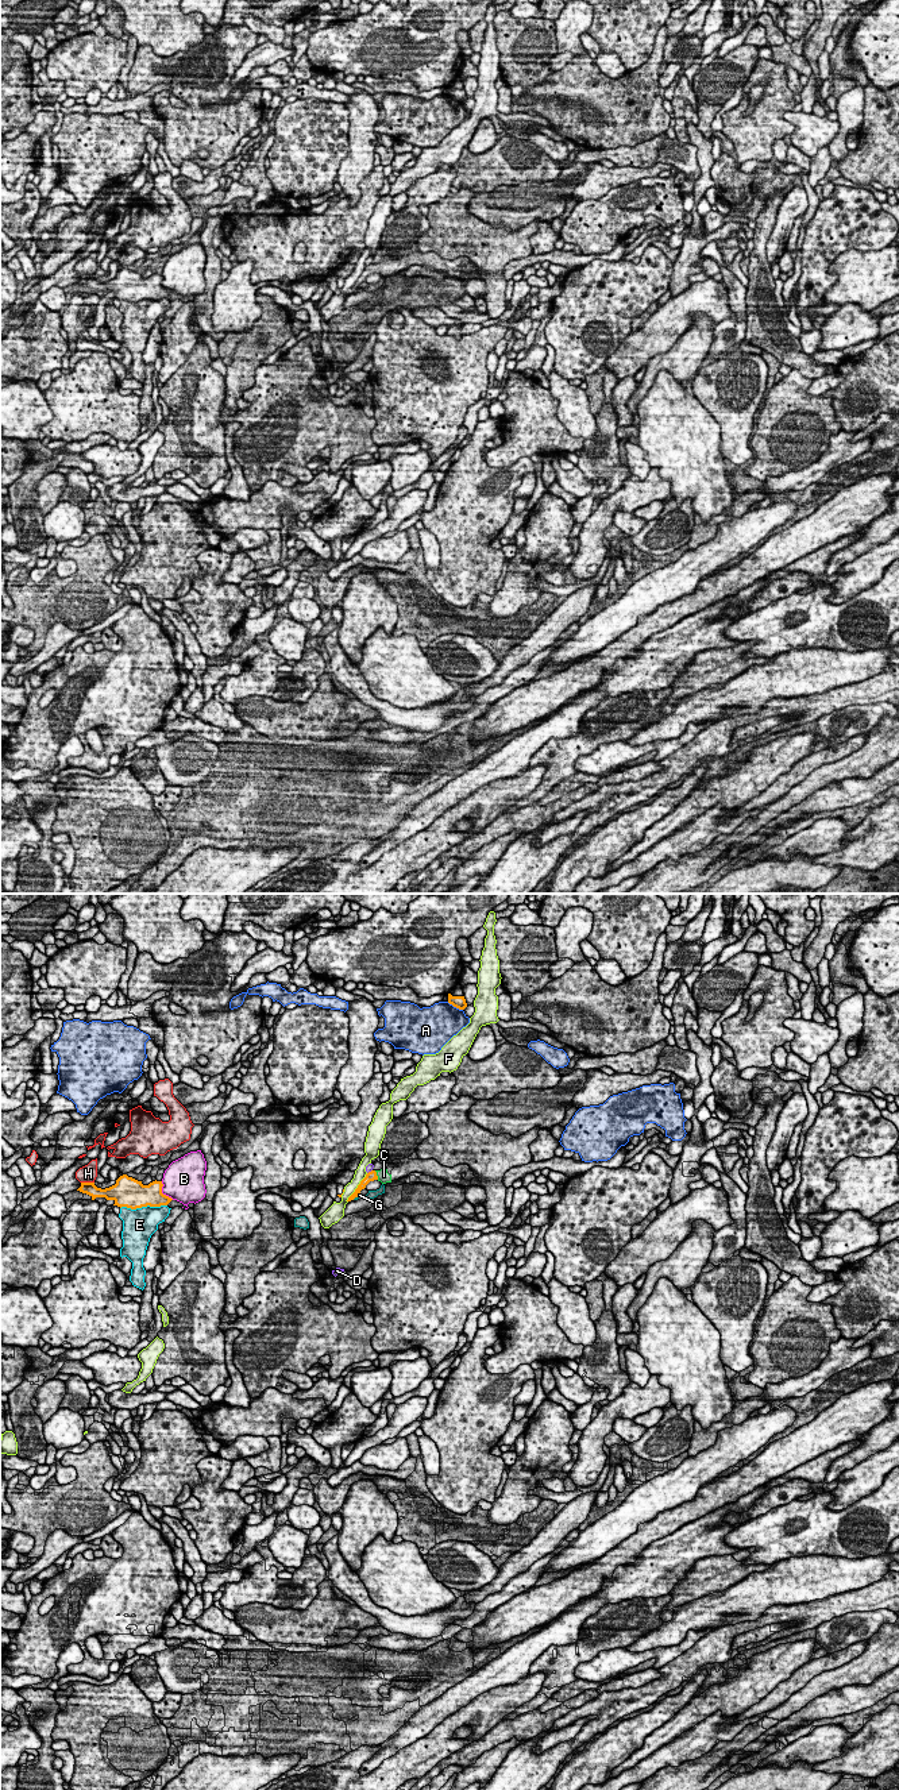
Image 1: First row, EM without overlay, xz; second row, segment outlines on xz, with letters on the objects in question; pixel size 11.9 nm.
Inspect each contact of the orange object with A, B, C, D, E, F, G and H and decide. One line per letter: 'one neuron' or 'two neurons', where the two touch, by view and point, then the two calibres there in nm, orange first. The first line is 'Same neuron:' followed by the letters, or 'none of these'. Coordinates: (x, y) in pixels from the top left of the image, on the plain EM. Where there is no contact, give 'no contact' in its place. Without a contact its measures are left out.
Same neuron: C
A: two neurons; meets orange in xz at (455, 99); 160 nm thick on the orange side, 440 nm on the other
B: two neurons; meets orange in xz at (161, 285); 260 nm thick on the orange side, 400 nm on the other
C: one neuron; meets orange in xz at (375, 267); 120 nm thick on the orange side, 140 nm on the other
D: two neurons; meets orange in xz at (369, 265); 120 nm thick on the orange side, 90 nm on the other
E: two neurons; meets orange in xz at (143, 299); 360 nm thick on the orange side, 380 nm on the other
F: two neurons; meets orange in xz at (357, 281); 120 nm thick on the orange side, 130 nm on the other
G: two neurons; meets orange in xz at (355, 289); 90 nm thick on the orange side, 30 nm on the other
H: two neurons; meets orange in xz at (88, 276); 160 nm thick on the orange side, 220 nm on the other

